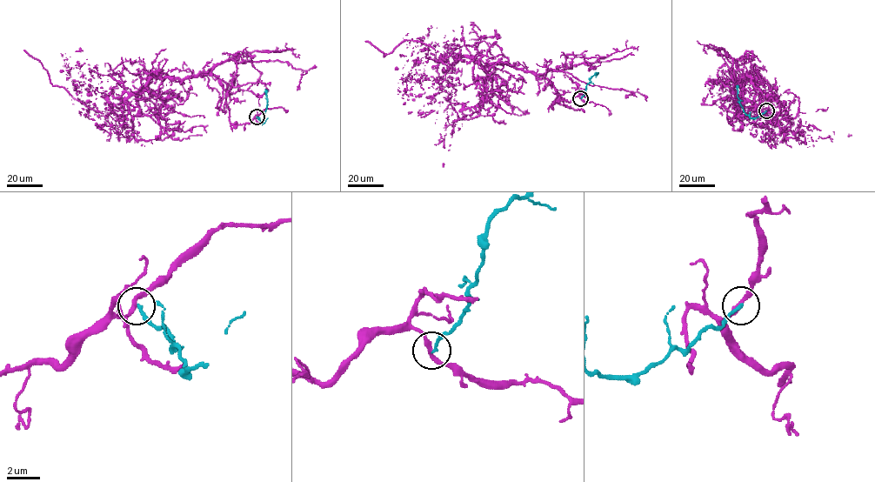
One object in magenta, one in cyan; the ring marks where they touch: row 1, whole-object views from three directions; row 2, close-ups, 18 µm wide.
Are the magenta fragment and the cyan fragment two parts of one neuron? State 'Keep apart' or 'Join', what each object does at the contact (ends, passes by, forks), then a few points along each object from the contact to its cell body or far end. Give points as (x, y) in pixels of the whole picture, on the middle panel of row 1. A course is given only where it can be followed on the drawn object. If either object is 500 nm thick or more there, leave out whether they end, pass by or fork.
Keep apart. At the ring magenta passes by. At the ring cyan ends. Course of magenta: (581, 98), (553, 109), (546, 78), (478, 63), (492, 94), (479, 115), (455, 123), (428, 104), (409, 114). Course of cyan: (581, 98), (591, 82), (590, 78), (597, 73)

